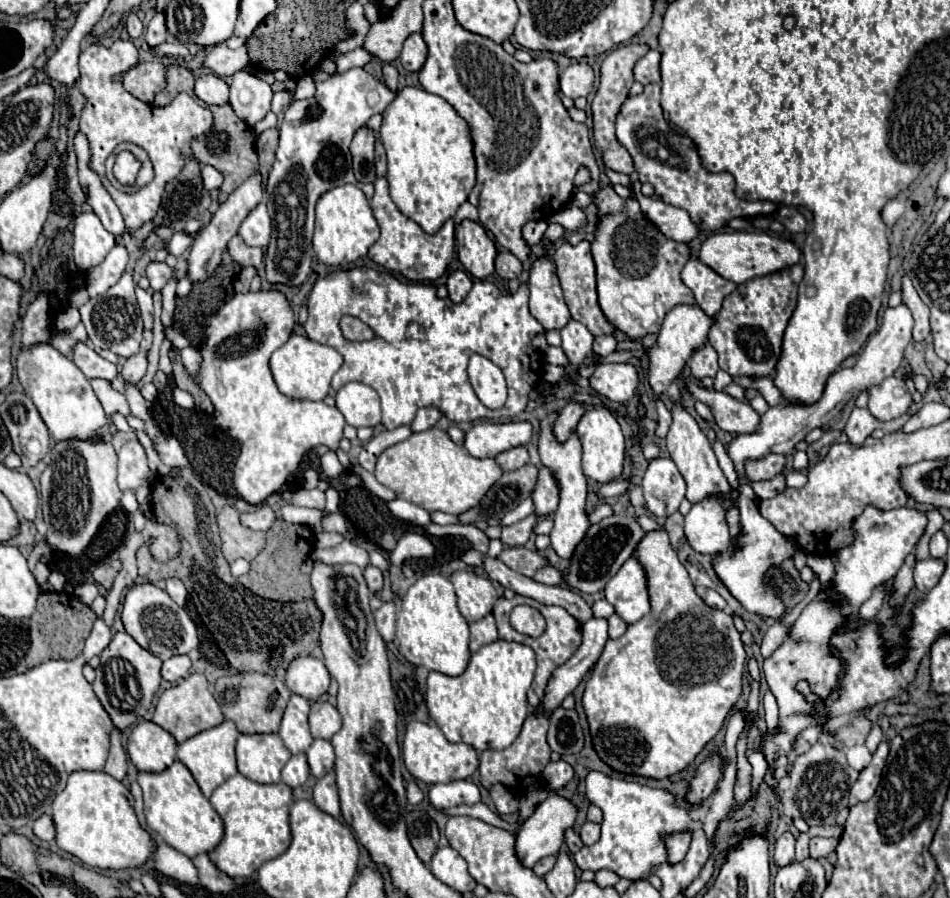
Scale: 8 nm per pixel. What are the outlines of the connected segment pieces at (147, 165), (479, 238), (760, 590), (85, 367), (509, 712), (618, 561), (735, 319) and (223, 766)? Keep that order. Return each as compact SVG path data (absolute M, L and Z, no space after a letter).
M137 155L137 159L143 163L143 167L141 167L141 171L139 171L137 181L135 181L133 187L123 187L123 185L119 185L113 177L109 177L111 183L113 183L119 191L123 191L123 193L135 193L137 189L141 189L141 187L145 187L145 185L149 185L149 183L153 181L153 165L151 165L151 161L149 161L149 155Z
M461 221L455 229L457 257L461 265L475 279L485 279L493 273L493 261L497 255L495 243L477 221Z
M719 439L713 443L713 451L715 451L717 461L719 461L719 467L723 469L725 477L731 483L731 487L739 493L737 503L739 503L739 513L741 513L741 523L743 523L743 535L739 535L739 539L737 539L735 553L731 553L729 557L715 555L715 573L727 585L727 589L731 591L731 595L735 595L735 599L739 599L739 603L743 603L743 607L747 607L747 611L759 613L763 617L783 617L783 603L775 595L777 589L769 589L765 585L765 581L767 581L765 571L773 563L779 565L785 559L783 553L777 553L777 531L775 531L775 527L771 527L771 523L767 519L763 519L759 515L757 495L753 493L751 485L747 485L747 483L743 483L739 479L737 469L731 463L731 459L727 455L727 449L725 449L725 445Z
M85 343L73 345L73 363L85 373L87 379L115 379L117 377L115 363L99 357Z
M497 639L471 655L469 667L459 677L429 673L425 703L429 715L451 743L469 743L477 751L509 747L529 713L527 689L535 675L535 651L521 643Z
M611 515L595 525L591 525L585 535L585 551L583 551L583 541L575 549L575 555L571 559L571 569L567 571L567 583L571 587L579 589L581 593L603 591L607 581L635 553L635 549L643 537L645 537L645 531L637 523L637 519L629 517L629 515Z
M795 265L767 277L751 279L739 285L723 301L723 309L715 315L717 323L709 331L709 345L719 353L719 367L733 377L767 377L775 373L781 357L783 333L797 305L797 287L803 279L803 267Z
M227 719L213 729L197 733L195 737L183 741L177 747L177 759L191 771L191 775L195 777L195 781L201 787L205 797L209 797L221 783L225 783L229 777L233 777L237 773L237 763L235 763L235 741L237 741L237 737L239 737L239 731L235 727L235 723Z

